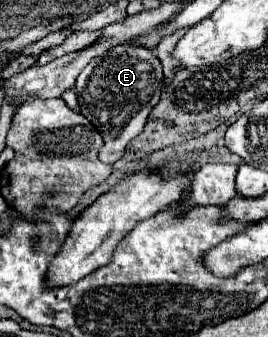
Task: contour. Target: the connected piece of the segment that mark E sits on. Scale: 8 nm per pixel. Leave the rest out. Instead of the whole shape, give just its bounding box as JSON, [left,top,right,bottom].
[76,46,164,164]

